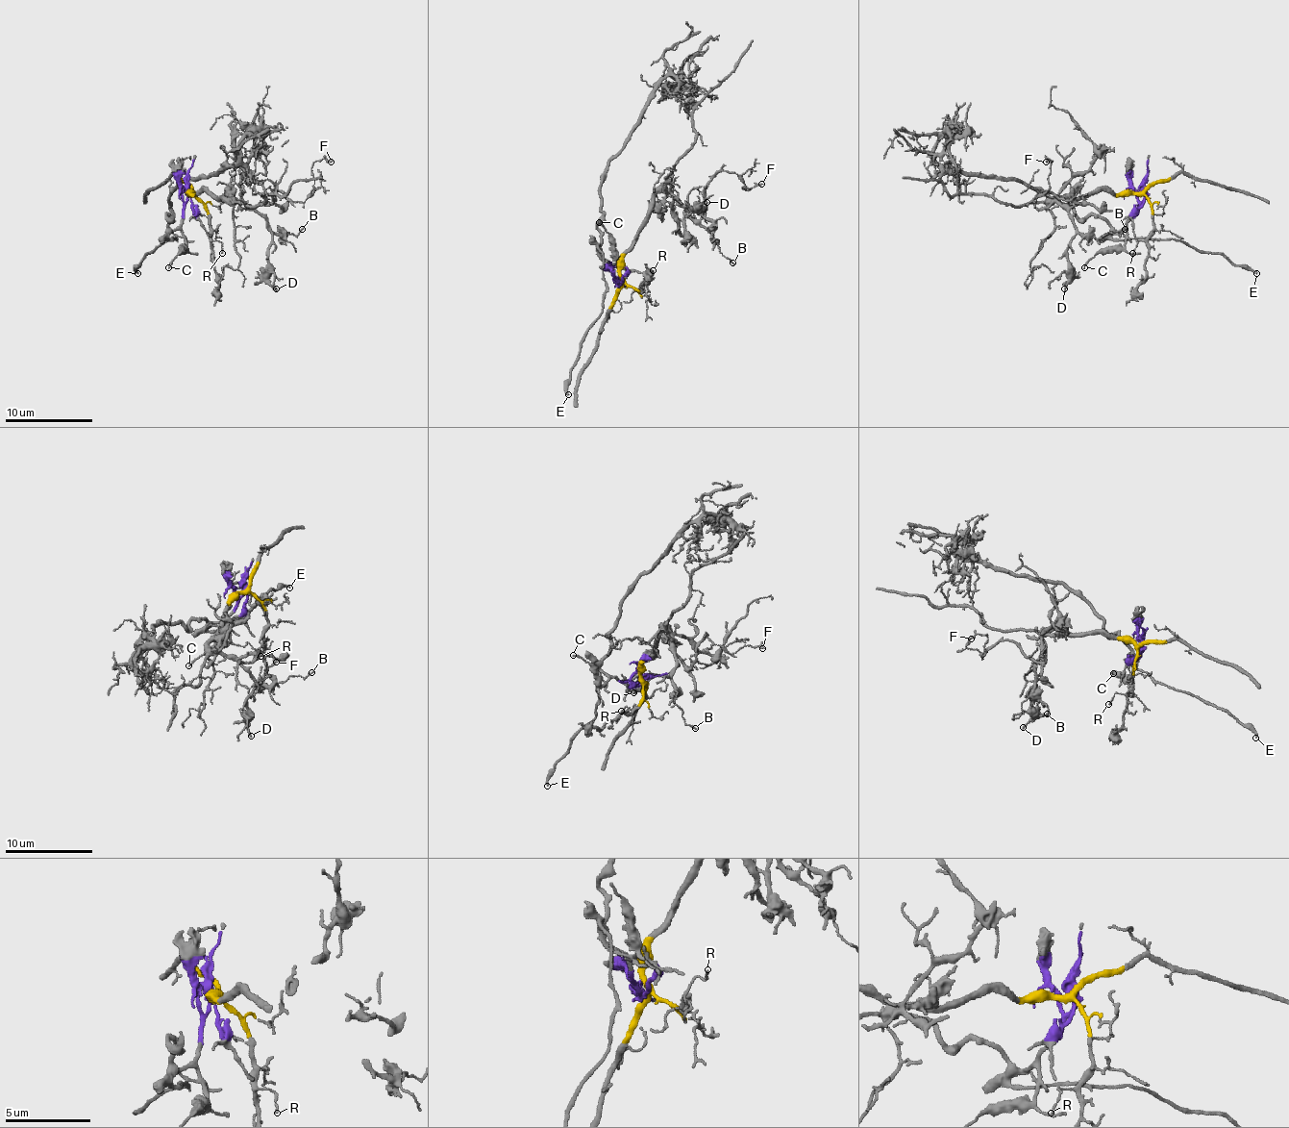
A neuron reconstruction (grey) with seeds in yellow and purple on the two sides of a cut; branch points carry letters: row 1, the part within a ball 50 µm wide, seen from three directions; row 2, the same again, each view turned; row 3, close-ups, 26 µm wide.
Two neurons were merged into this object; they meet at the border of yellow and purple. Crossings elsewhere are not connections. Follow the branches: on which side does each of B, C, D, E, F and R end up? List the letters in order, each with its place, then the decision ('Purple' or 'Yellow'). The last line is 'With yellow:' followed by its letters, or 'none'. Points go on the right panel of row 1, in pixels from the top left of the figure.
B: Place: (1125, 229). Yellow
C: Place: (1084, 267). Purple
D: Place: (1064, 288). Yellow
E: Place: (1256, 273). Purple
F: Place: (1046, 162). Yellow
R: Place: (1132, 253). Yellow
With yellow: B, D, F, R

